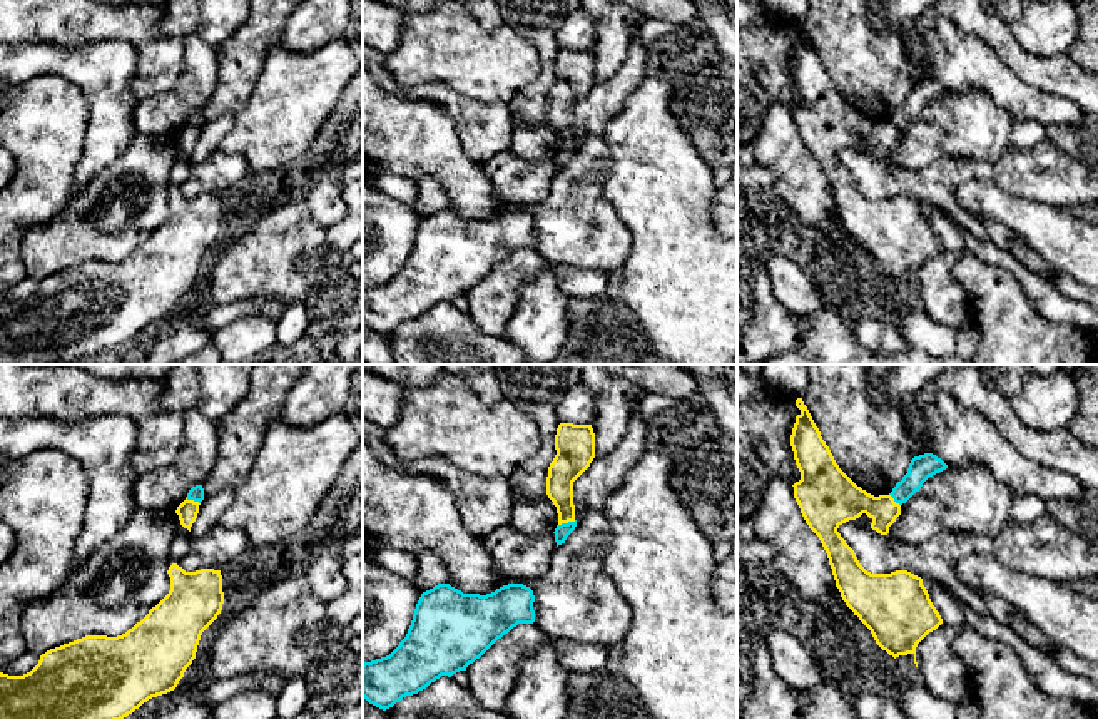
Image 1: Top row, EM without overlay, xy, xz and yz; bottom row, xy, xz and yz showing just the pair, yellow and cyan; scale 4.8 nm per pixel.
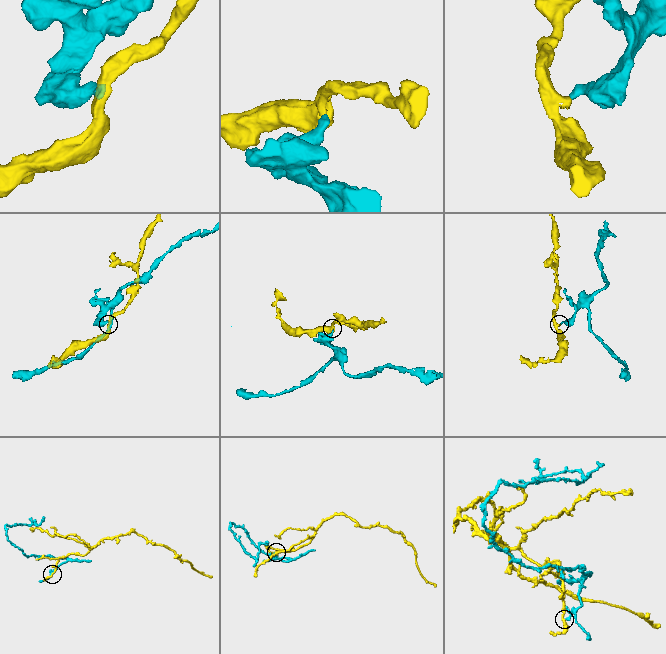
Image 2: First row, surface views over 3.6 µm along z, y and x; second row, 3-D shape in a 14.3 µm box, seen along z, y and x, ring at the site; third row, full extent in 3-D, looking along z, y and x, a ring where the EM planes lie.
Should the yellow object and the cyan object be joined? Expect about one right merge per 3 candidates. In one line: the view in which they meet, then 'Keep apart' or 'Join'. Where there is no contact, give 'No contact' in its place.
Touches yellow in xz. Keep apart

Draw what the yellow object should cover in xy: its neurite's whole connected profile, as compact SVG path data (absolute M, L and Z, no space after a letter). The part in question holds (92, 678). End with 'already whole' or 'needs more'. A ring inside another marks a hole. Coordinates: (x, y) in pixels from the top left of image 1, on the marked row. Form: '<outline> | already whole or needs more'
M177 563L167 570L169 594L125 634L117 637L85 635L50 649L23 676L0 672L0 719L124 719L152 697L174 691L196 659L202 632L217 619L224 604L221 570L186 572Z | already whole

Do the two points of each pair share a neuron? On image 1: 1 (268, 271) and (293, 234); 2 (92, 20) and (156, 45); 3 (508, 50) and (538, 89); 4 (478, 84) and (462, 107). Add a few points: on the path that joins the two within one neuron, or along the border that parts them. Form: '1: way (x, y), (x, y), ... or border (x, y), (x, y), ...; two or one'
1: way (273, 263), (286, 249), (286, 243); one
2: way (107, 22), (134, 24), (141, 30); one
3: border (532, 42), (540, 59), (540, 72), (508, 104); two
4: border (432, 82), (442, 82), (472, 99), (507, 104); two

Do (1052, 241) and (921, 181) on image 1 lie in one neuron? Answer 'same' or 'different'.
different

